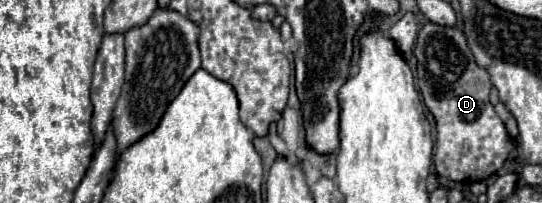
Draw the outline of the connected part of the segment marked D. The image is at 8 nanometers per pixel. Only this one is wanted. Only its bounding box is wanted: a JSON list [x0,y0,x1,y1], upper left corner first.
[414,24,516,184]

